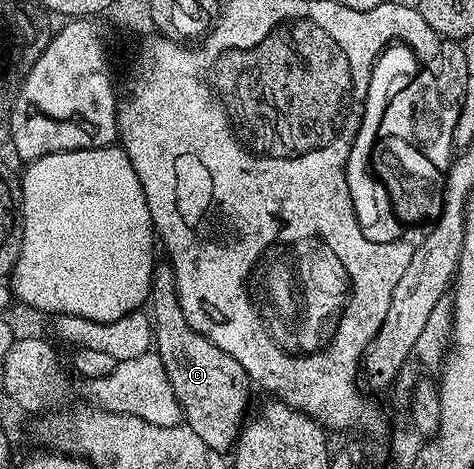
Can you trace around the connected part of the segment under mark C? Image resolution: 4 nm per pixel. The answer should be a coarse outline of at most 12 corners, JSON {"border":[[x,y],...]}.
{"border":[[170,264],[151,277],[153,350],[183,422],[235,445],[253,381],[185,320]]}

